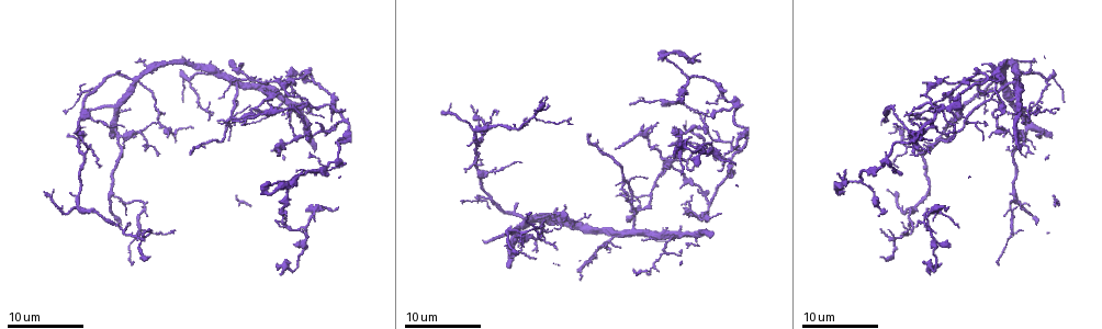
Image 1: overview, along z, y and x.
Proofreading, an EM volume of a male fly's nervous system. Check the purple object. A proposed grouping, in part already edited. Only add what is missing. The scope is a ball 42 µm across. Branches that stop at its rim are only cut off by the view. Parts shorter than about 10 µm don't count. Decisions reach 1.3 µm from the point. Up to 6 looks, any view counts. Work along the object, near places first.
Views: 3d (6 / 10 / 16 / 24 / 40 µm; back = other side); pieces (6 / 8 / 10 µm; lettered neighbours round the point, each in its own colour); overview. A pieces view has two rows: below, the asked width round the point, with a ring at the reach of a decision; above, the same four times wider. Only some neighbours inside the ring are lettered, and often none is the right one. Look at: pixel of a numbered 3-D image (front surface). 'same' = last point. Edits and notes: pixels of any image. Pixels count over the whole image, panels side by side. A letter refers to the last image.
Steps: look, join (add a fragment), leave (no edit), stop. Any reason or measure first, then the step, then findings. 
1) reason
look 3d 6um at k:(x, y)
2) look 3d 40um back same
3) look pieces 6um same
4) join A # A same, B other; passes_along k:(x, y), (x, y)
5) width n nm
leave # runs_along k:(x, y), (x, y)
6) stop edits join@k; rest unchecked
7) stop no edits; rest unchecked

tapers out
look pieces 6um at 1:(605, 245)

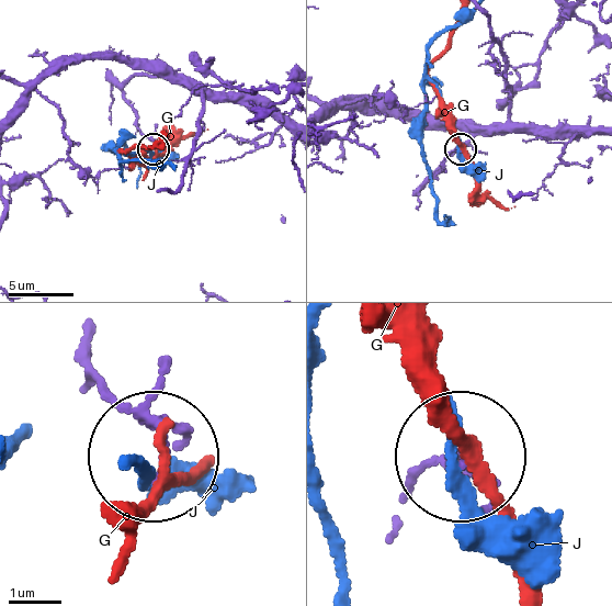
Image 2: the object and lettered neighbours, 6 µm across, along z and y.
leave # G other, J other; runs_along 2:(84, 341), (98, 381), (150, 421), (163, 456); none of them fits

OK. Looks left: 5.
tapers out
look pieces 8um at 1:(681, 176)

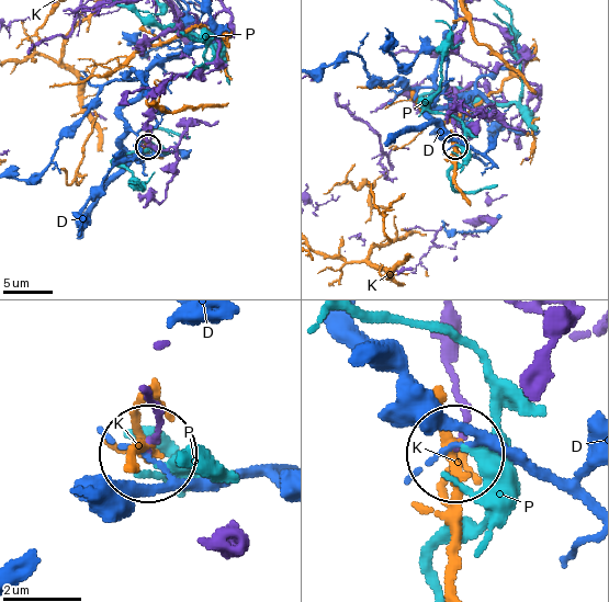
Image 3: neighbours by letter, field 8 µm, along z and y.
leave # D other, K other, P other; no lettered fragment goes on from it

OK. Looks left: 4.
look pieces 10um at 1:(982, 121)

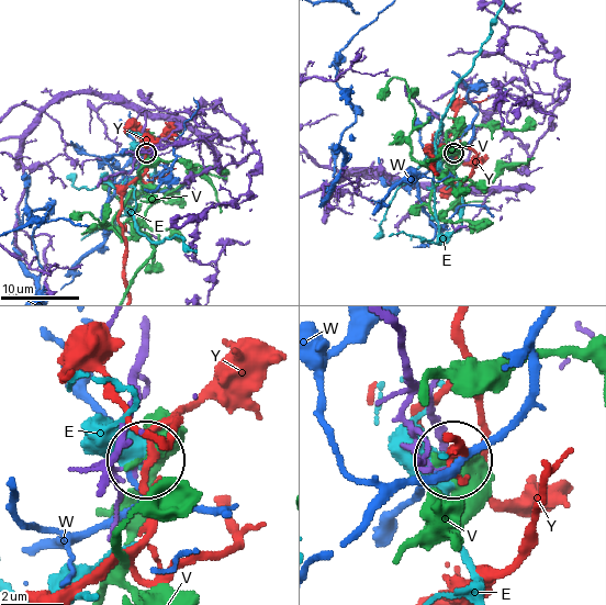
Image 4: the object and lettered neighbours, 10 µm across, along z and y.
leave # E other, V other, W other, Y other; none of them fits

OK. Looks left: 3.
stop no edits; rest unchecked

